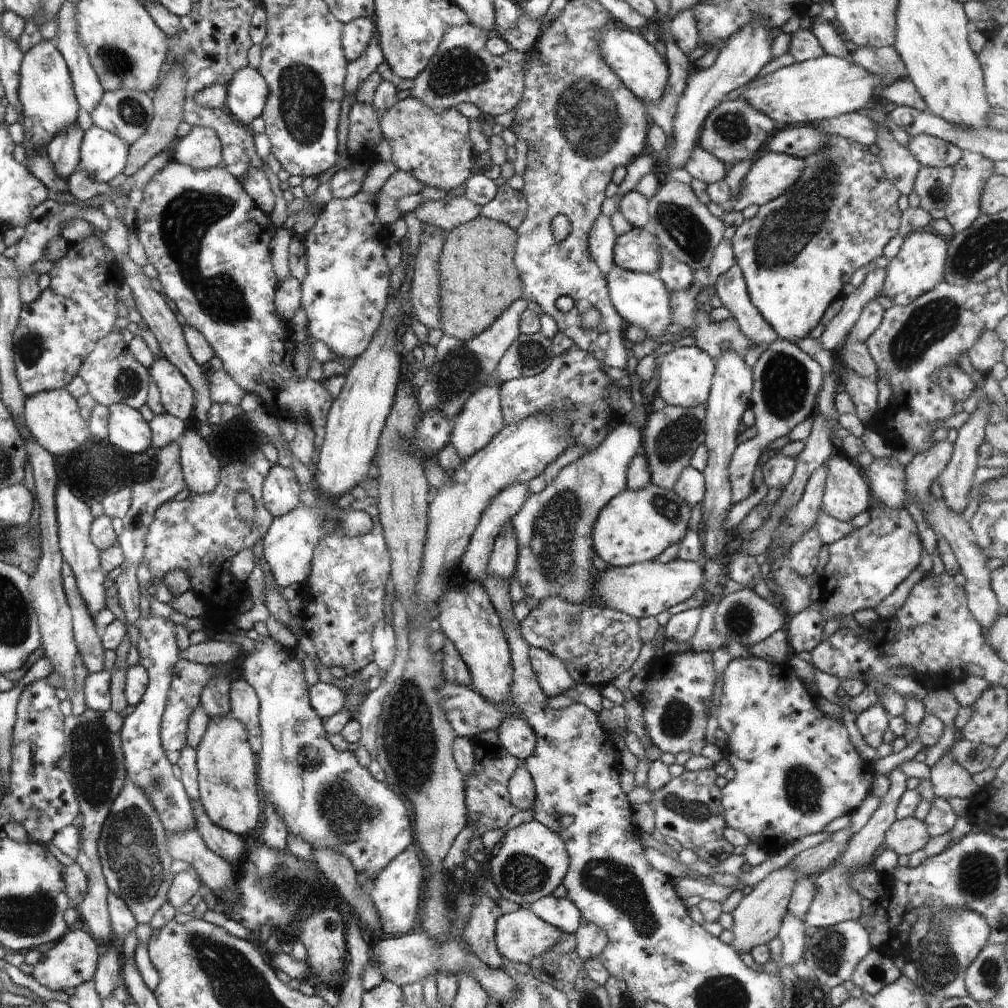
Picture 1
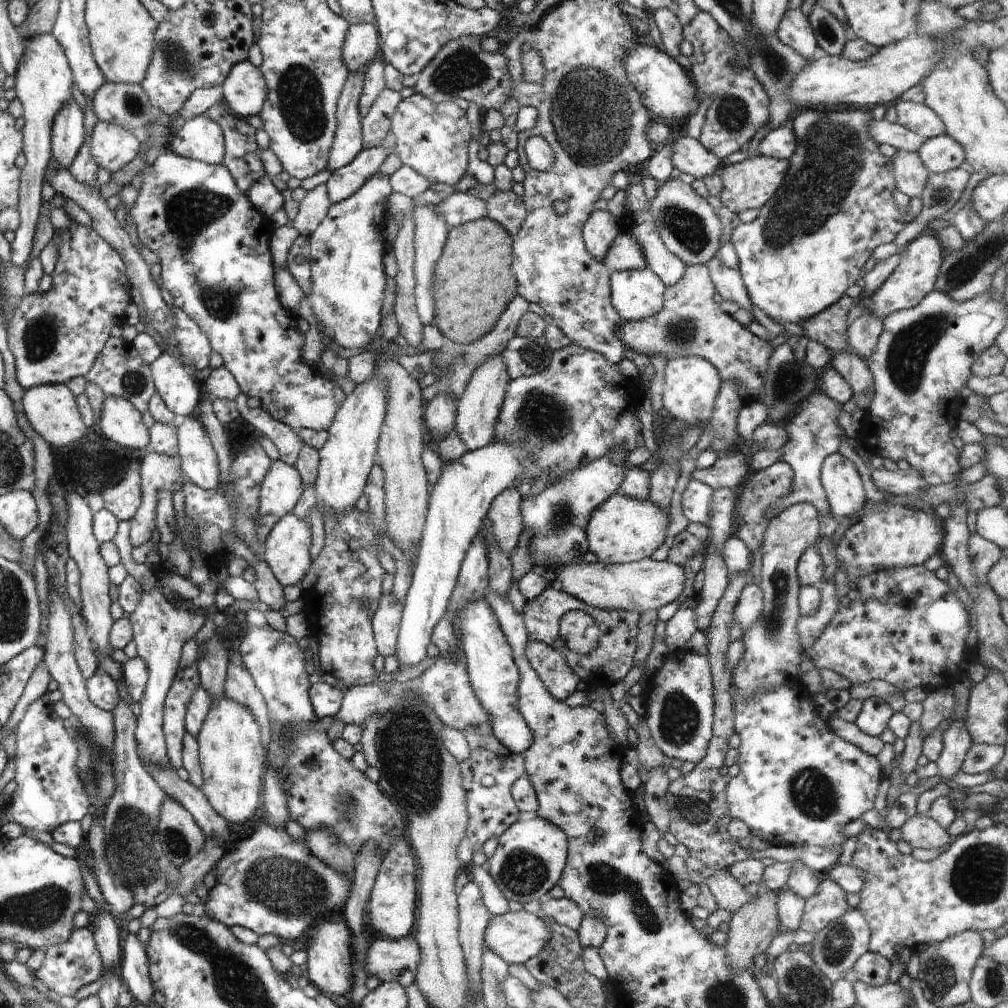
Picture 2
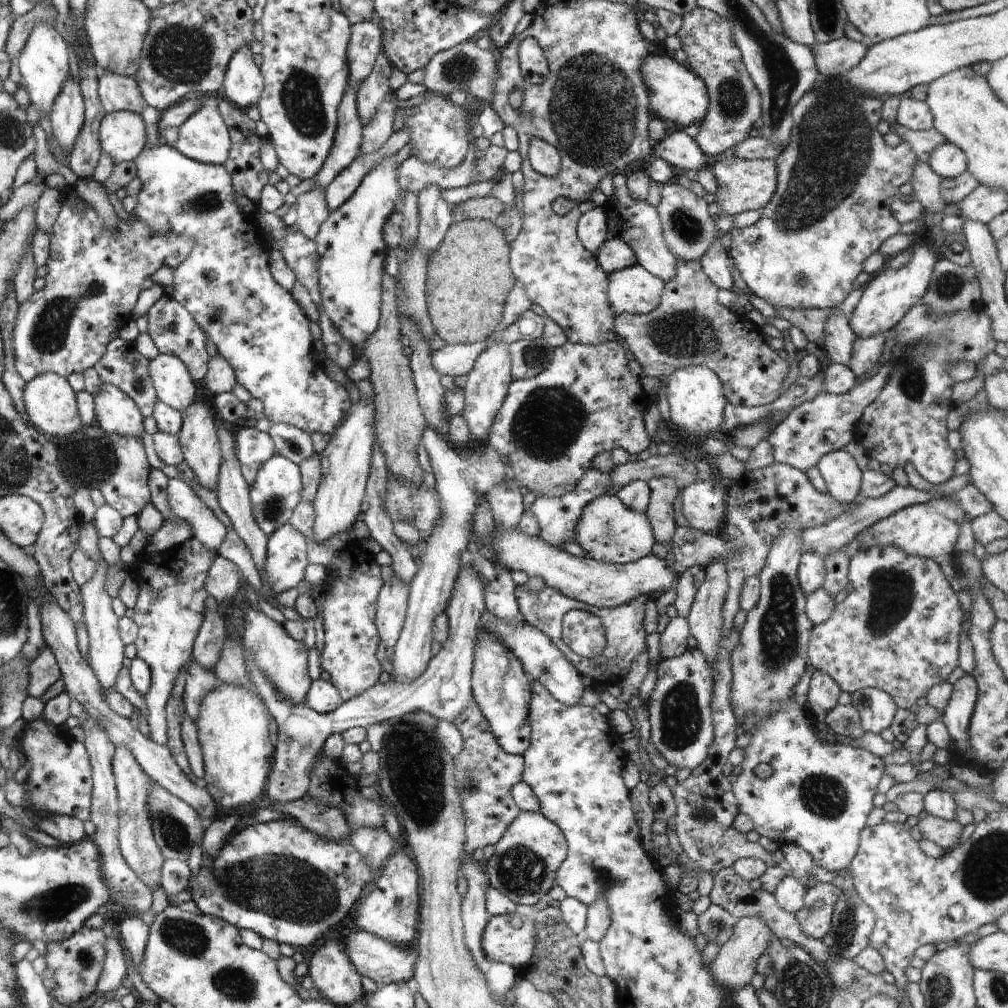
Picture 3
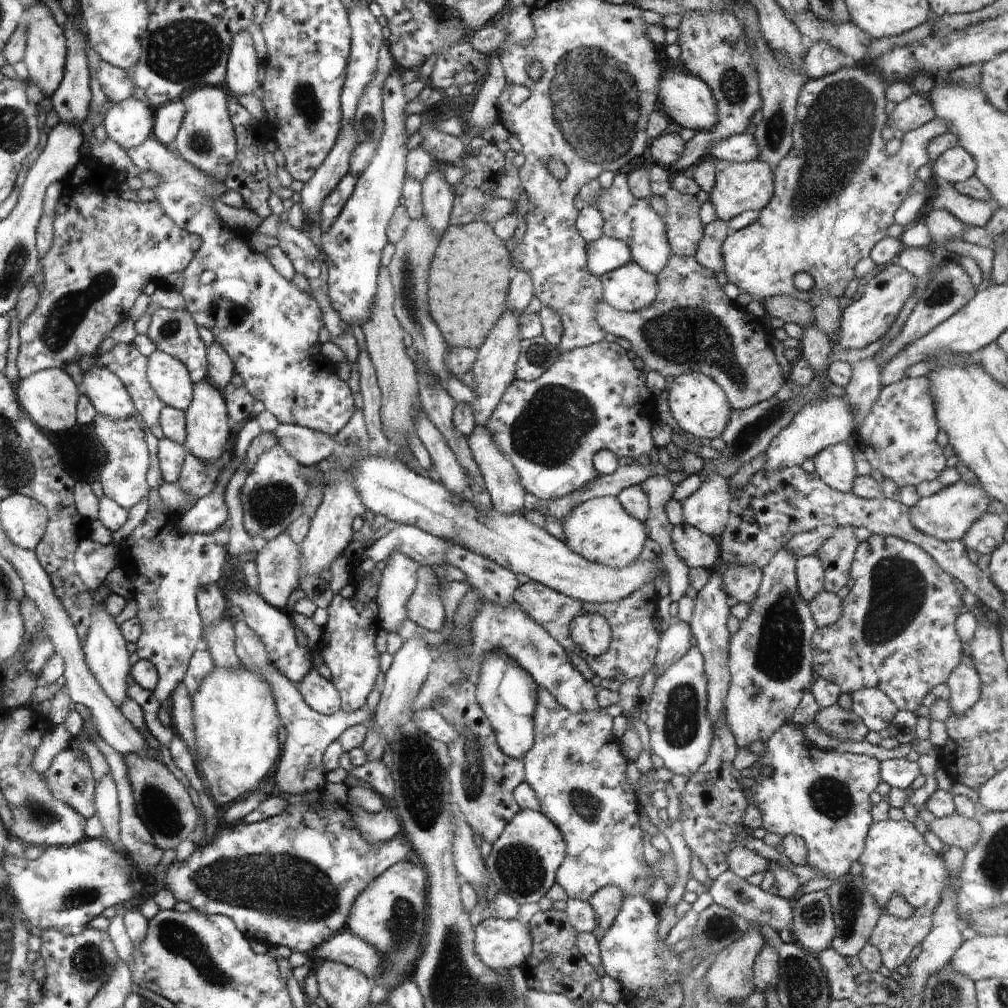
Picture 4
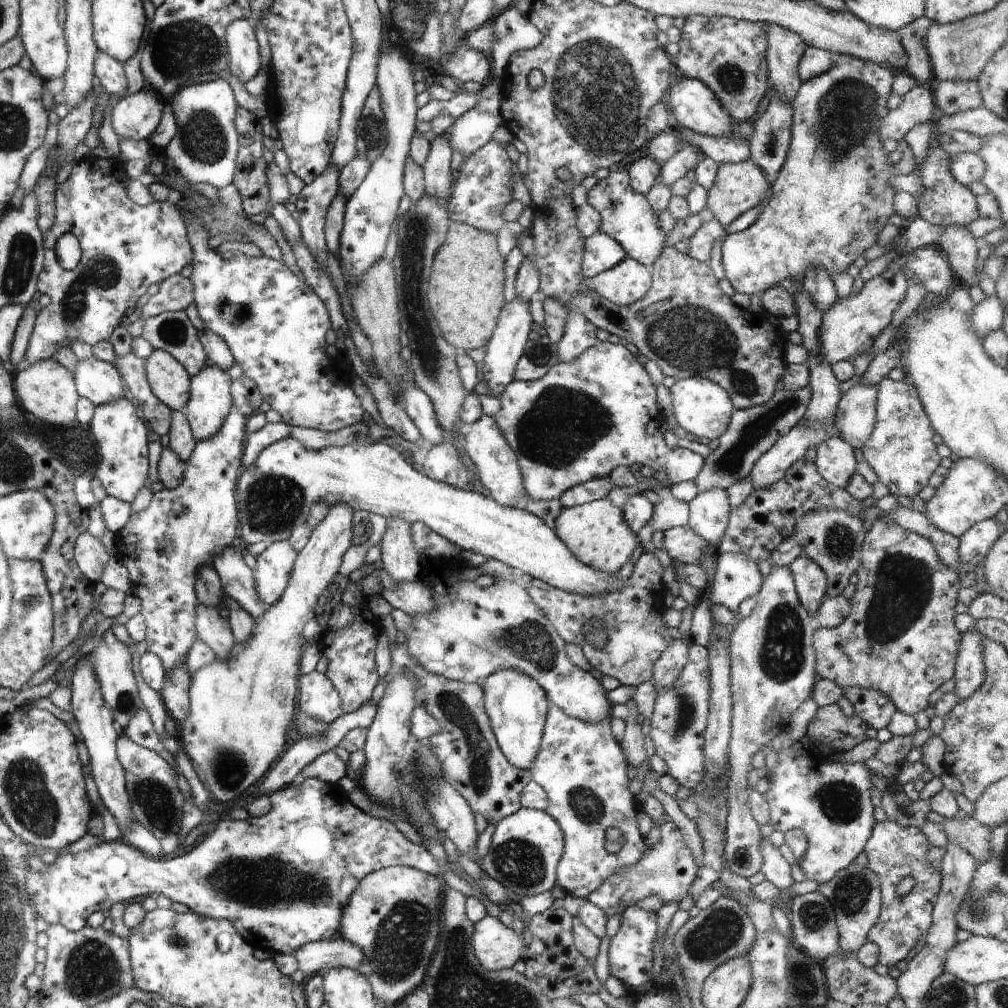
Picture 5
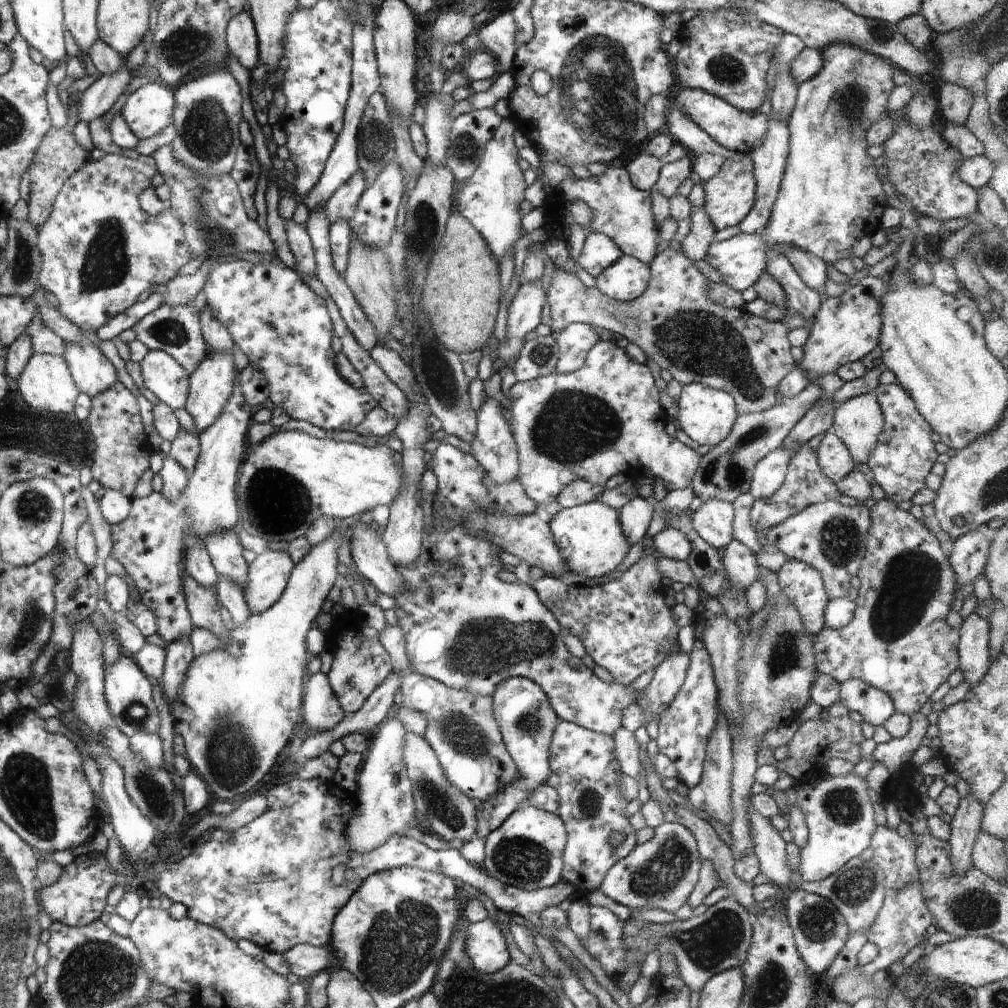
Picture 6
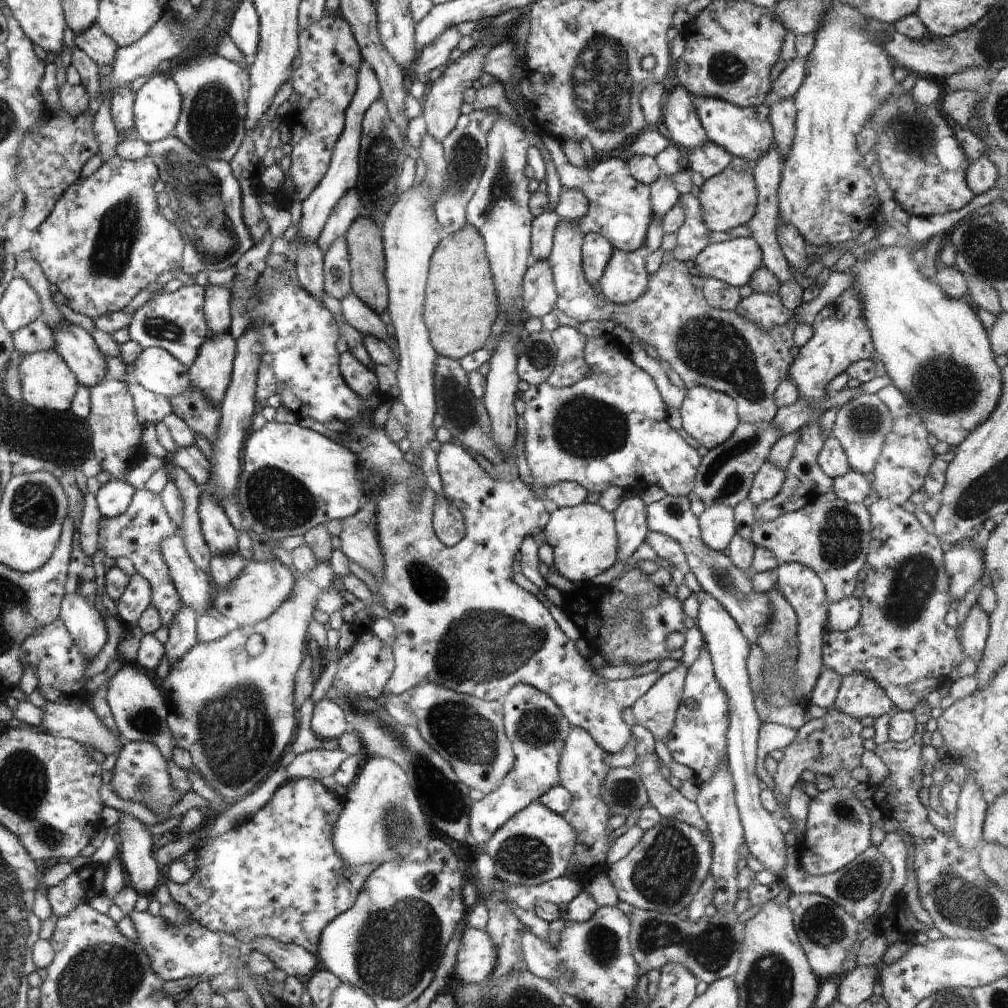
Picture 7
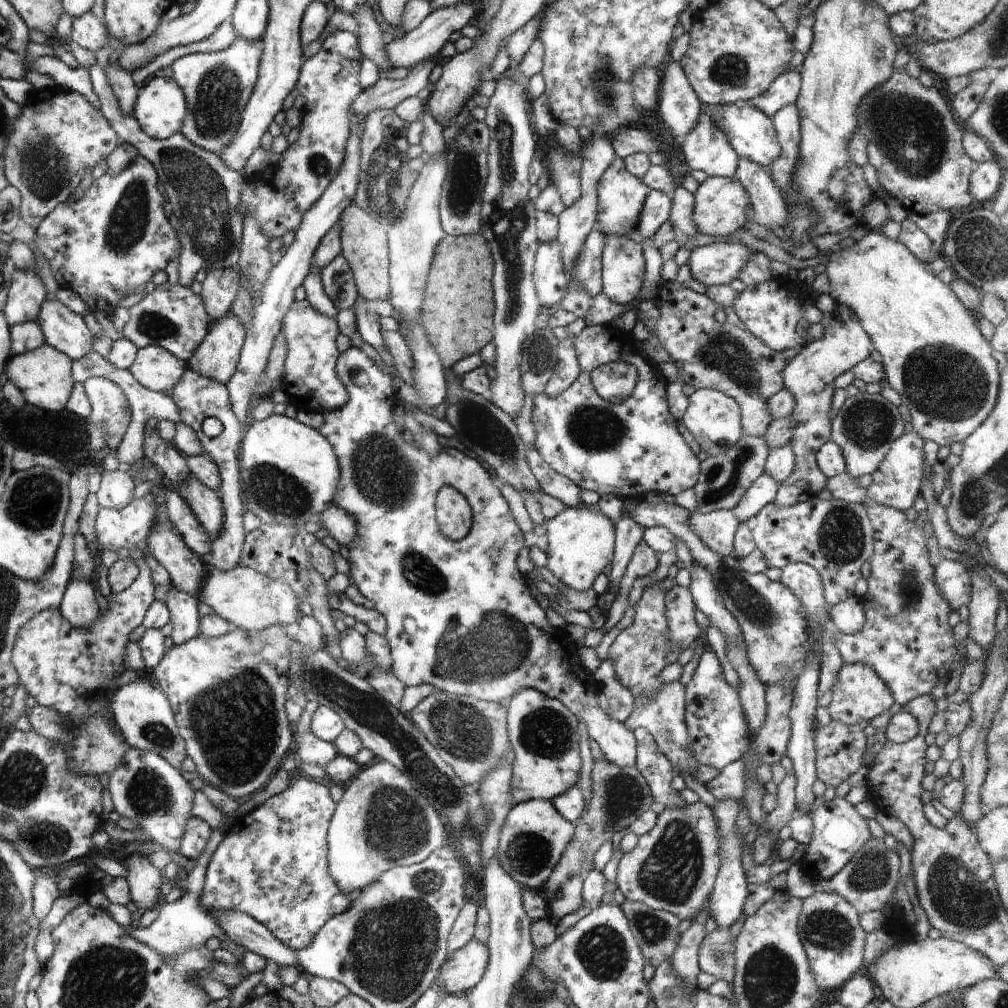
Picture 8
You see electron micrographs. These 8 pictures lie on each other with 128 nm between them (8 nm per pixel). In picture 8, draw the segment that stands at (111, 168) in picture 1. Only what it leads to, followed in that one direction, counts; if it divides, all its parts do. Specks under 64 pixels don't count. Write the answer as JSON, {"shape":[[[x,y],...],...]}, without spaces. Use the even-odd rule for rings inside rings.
{"shape":[[[162,73],[150,76],[137,92],[134,120],[142,132],[154,139],[166,139],[182,128],[186,100],[182,88]]]}

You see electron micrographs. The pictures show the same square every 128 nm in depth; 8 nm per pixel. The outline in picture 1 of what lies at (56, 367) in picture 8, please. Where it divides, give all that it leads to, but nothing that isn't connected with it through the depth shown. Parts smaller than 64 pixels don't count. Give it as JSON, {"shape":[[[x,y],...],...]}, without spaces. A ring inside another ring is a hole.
{"shape":[[[64,388],[38,392],[26,397],[23,420],[37,444],[52,456],[66,455],[83,447],[91,438],[89,422],[81,416],[81,408]]]}

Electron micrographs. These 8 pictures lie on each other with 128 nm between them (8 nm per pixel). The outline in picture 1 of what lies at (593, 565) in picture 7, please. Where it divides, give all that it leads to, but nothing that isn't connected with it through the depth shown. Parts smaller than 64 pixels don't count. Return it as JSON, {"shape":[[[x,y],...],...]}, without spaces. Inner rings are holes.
{"shape":[[[652,482],[643,490],[624,488],[599,513],[592,534],[593,548],[596,555],[612,567],[644,564],[681,540],[690,518],[691,509],[672,489],[659,488]]]}

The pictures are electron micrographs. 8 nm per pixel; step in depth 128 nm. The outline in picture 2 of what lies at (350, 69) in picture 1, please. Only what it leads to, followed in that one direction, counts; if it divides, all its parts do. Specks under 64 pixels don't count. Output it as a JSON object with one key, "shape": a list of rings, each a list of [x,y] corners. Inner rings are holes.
{"shape":[[[380,56],[370,60],[362,70],[348,72],[346,84],[338,98],[336,119],[337,130],[334,144],[330,150],[328,170],[334,173],[336,170],[347,166],[363,150],[361,136],[361,120],[359,115],[359,99],[362,96],[364,78],[369,65],[378,62]]]}

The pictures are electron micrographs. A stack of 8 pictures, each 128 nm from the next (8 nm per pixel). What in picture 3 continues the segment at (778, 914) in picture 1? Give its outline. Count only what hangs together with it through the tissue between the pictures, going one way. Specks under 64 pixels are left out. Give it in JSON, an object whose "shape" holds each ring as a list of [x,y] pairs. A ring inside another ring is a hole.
{"shape":[[[758,916],[740,918],[734,926],[734,934],[730,936],[728,942],[724,942],[718,956],[711,963],[712,974],[718,980],[718,984],[730,990],[742,990],[744,986],[751,984],[752,977],[757,972],[757,961],[762,954],[767,953],[772,936],[771,929],[768,924],[764,924],[762,918]]]}

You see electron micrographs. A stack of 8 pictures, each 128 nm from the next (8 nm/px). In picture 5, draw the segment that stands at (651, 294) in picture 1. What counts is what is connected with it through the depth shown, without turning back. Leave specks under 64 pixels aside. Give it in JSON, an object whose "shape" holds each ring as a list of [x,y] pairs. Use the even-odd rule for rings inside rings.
{"shape":[[[627,257],[615,268],[594,277],[584,277],[581,282],[608,302],[626,307],[648,294],[652,278],[650,268]]]}

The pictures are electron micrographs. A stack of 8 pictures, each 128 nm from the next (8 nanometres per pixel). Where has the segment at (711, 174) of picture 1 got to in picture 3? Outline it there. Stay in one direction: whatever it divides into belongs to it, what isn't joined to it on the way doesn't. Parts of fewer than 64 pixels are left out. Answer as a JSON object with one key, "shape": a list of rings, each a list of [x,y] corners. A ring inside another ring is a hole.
{"shape":[[[677,131],[670,135],[666,140],[655,143],[653,147],[653,156],[658,157],[672,167],[681,170],[702,170],[709,167],[711,159],[702,152],[702,149],[696,141],[687,135],[684,131]]]}

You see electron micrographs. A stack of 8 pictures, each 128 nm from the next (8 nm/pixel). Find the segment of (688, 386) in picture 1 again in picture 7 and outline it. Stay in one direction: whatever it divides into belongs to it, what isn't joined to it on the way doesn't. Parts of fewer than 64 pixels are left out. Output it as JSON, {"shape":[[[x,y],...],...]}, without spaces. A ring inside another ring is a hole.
{"shape":[[[702,385],[688,389],[688,393],[680,408],[680,414],[683,429],[688,434],[688,438],[696,441],[699,446],[708,448],[708,450],[725,443],[740,424],[737,402],[732,400],[727,394]]]}

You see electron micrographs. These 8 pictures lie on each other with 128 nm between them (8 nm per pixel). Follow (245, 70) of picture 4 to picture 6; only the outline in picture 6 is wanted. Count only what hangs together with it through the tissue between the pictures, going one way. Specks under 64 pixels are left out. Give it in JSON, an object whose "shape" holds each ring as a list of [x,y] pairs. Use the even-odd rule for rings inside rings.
{"shape":[[[248,10],[232,16],[227,24],[225,37],[229,52],[251,71],[259,63],[259,40]]]}

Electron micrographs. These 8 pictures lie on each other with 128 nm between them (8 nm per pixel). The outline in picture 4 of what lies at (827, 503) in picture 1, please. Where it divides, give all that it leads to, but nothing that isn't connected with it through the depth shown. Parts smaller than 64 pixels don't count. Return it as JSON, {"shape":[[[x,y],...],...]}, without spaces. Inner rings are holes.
{"shape":[[[842,442],[818,452],[813,458],[815,474],[833,490],[851,493],[858,476],[853,458],[854,450],[854,442]]]}

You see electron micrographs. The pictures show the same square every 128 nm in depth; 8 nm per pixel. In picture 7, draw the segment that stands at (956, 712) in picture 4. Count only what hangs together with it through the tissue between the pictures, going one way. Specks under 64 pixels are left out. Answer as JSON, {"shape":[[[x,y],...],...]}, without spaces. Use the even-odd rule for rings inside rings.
{"shape":[[[976,603],[960,628],[964,657],[970,657],[979,663],[989,635],[989,614]]]}

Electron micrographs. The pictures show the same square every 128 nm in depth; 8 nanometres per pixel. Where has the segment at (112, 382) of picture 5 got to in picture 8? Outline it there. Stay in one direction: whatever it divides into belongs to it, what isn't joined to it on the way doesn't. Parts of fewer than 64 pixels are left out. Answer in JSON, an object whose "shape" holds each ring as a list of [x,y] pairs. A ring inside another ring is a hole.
{"shape":[[[58,299],[46,300],[37,321],[48,345],[76,362],[93,351],[95,338],[83,317],[70,311]]]}

